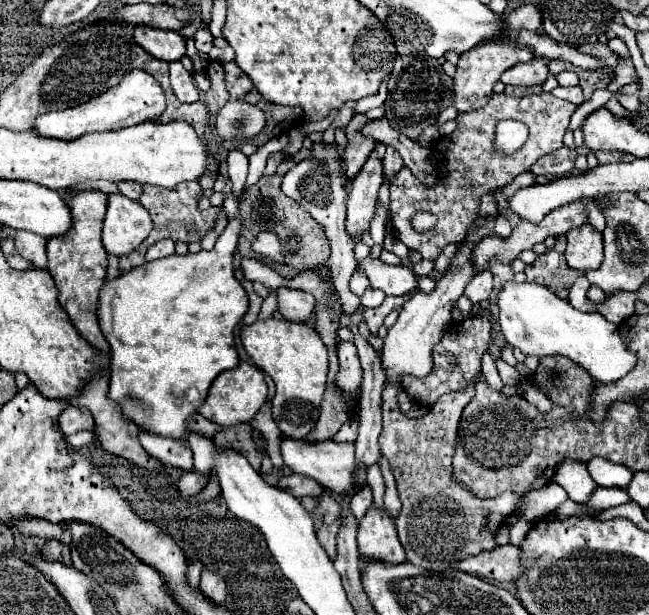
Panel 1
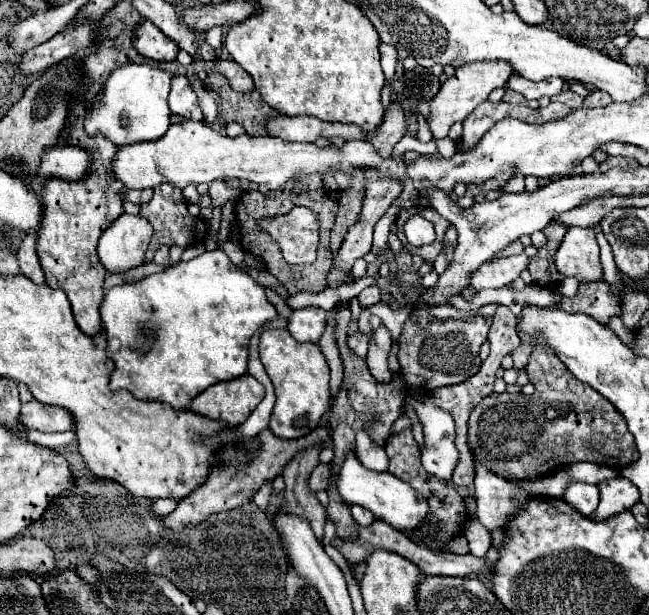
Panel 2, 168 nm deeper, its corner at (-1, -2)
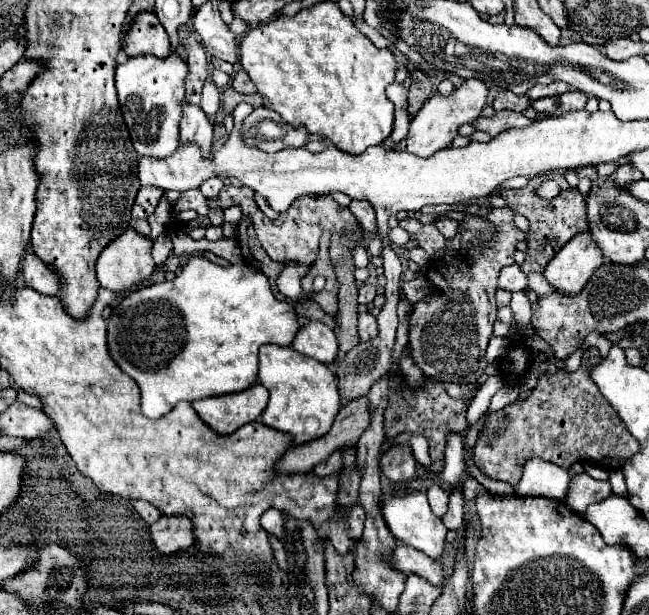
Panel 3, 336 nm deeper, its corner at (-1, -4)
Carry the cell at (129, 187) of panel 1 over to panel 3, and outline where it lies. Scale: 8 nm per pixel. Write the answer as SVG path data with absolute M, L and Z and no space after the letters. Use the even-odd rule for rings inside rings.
M141 187L133 205L133 219L147 219L155 211L161 195L163 191L157 187Z

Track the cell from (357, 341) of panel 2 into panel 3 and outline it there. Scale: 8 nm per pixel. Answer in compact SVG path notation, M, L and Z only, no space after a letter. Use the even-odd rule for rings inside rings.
M361 313L359 315L359 339L361 341L369 341L373 337L377 337L379 329L377 329L377 321L371 313Z

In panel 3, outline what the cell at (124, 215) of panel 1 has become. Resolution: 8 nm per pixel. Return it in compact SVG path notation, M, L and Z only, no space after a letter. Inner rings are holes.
M127 229L109 243L97 259L97 279L109 291L123 291L151 277L155 263L151 257L151 239Z

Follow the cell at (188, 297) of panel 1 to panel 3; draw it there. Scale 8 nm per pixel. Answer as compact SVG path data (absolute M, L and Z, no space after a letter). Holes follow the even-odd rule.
M191 257L181 275L153 287L131 293L107 319L107 343L113 361L139 385L141 411L149 419L167 415L179 401L197 401L217 395L229 395L249 389L257 381L257 351L265 343L287 347L297 331L295 307L277 301L269 279L255 267L239 263L219 267L203 257ZM181 327L185 329L185 345L181 347Z

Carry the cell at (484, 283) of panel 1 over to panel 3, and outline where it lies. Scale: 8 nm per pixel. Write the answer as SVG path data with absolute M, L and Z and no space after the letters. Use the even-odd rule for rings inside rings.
M517 263L507 265L501 269L499 287L507 289L507 291L523 291L527 287L527 275L521 271L521 267Z

